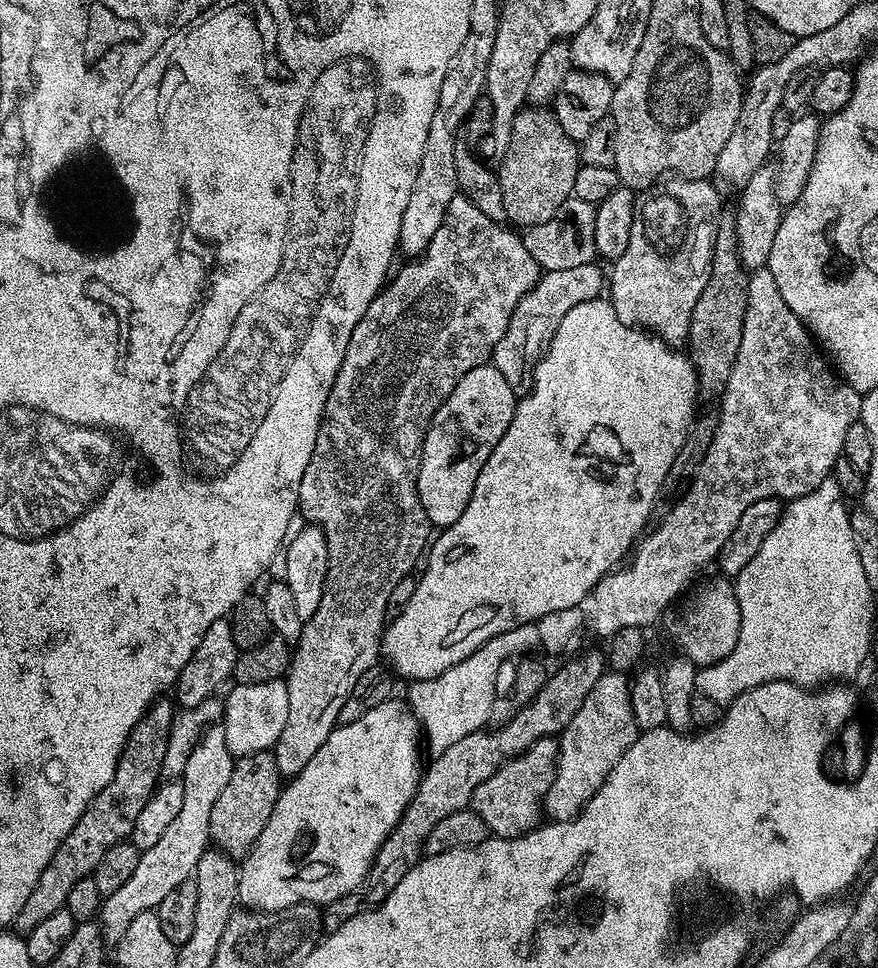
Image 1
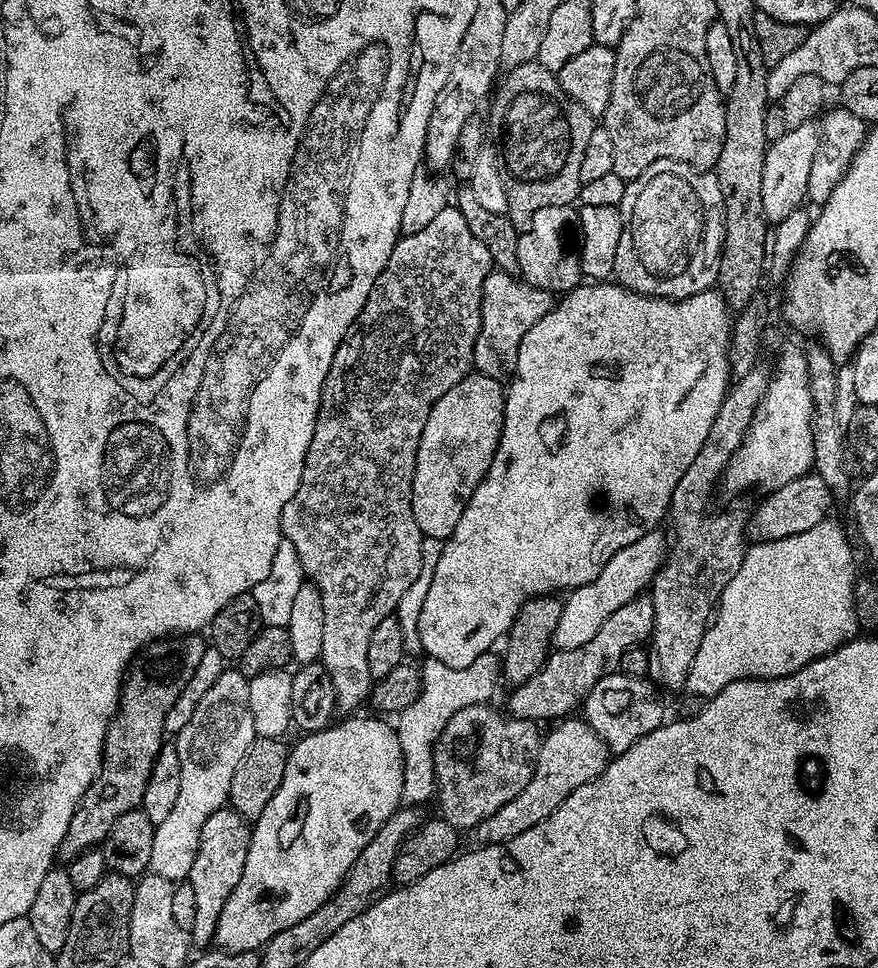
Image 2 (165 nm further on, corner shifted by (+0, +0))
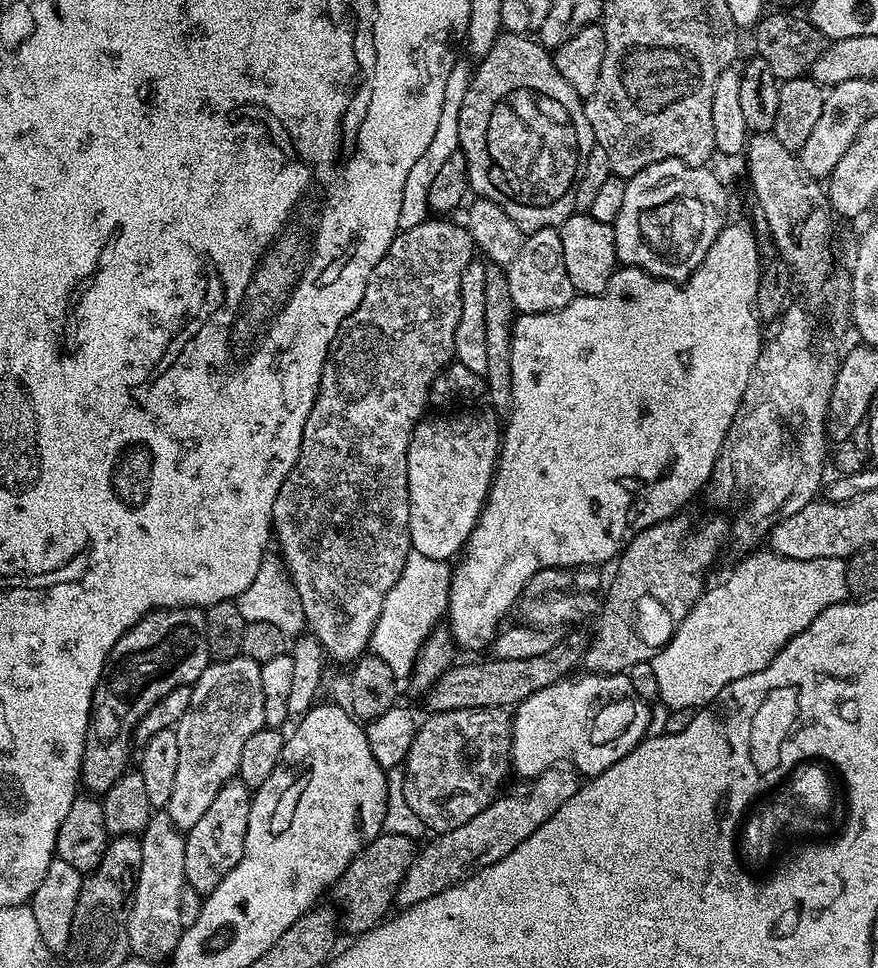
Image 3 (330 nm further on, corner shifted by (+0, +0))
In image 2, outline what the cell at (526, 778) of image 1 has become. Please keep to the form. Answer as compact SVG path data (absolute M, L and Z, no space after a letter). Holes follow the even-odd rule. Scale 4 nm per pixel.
M486 703L458 710L446 722L446 730L442 730L434 750L434 800L440 803L438 816L457 830L475 830L494 810L518 798L534 774L542 743L537 721L509 718L492 707Z

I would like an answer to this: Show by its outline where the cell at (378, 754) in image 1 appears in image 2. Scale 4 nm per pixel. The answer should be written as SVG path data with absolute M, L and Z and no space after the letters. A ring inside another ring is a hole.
M360 715L344 718L341 724L333 723L321 732L301 735L299 737L301 740L296 745L294 743L291 745L286 762L286 774L282 774L282 786L278 786L274 798L270 798L270 802L266 802L266 810L262 810L262 814L257 816L252 824L250 854L246 854L246 870L242 870L242 878L238 881L238 886L234 886L234 894L230 894L230 898L226 898L226 906L222 906L222 918L218 918L215 943L223 951L256 952L263 949L264 945L270 942L270 938L274 938L274 934L278 934L282 930L290 930L290 926L302 922L302 918L310 918L310 914L314 914L314 910L318 910L318 906L322 906L338 891L350 866L354 866L354 858L358 858L358 854L362 854L366 842L370 842L370 838L374 838L374 834L378 834L378 830L382 830L382 822L386 822L386 818L390 818L397 808L401 807L402 766L404 763L402 762L402 746L398 746L395 727L389 721L388 724L384 721L387 719L378 718L382 720L375 720L372 716Z

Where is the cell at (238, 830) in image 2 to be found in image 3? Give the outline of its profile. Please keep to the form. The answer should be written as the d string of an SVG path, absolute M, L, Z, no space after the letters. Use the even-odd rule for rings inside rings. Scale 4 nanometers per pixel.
M233 778L225 782L222 790L210 802L206 814L194 822L194 826L187 829L184 837L184 849L186 850L186 866L184 867L184 883L187 887L200 892L201 897L209 896L242 862L242 854L246 846L246 826L250 826L250 806L253 793L239 780Z

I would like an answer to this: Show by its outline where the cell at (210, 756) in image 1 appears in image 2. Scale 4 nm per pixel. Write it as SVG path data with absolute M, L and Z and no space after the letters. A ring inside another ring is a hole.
M226 670L206 690L202 702L194 706L194 714L180 732L175 733L178 762L182 762L182 786L170 814L154 830L154 851L150 854L149 869L155 875L173 882L187 881L194 854L198 854L198 838L202 838L202 822L214 810L228 804L230 782L238 762L246 758L246 750L257 738L254 718L248 705L248 682L238 670Z

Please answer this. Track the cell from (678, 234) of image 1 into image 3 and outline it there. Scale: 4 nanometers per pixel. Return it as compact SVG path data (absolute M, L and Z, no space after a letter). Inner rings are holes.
M681 160L654 162L634 174L626 183L626 199L615 222L616 259L621 265L640 268L657 280L683 282L698 270L706 258L714 238L724 229L728 216L728 192L711 172L711 167L684 164Z

